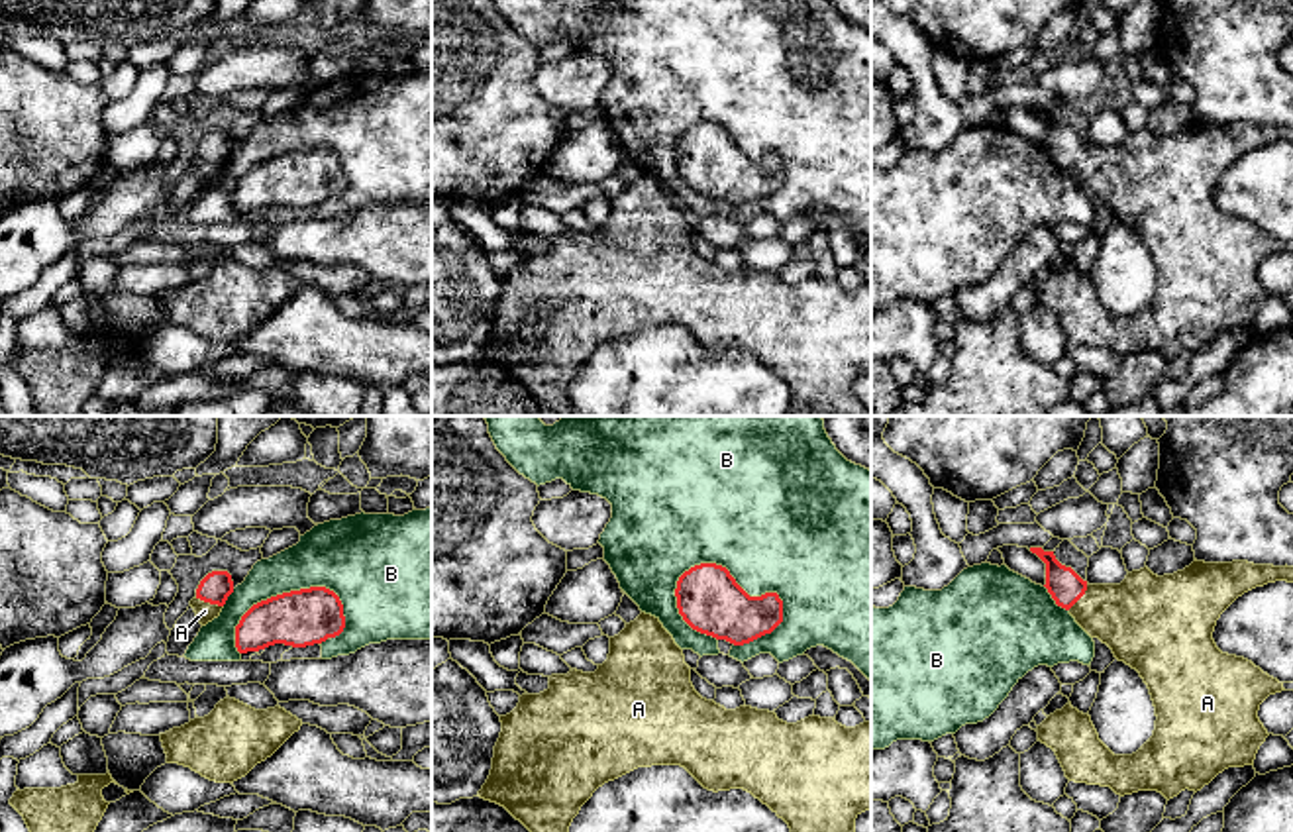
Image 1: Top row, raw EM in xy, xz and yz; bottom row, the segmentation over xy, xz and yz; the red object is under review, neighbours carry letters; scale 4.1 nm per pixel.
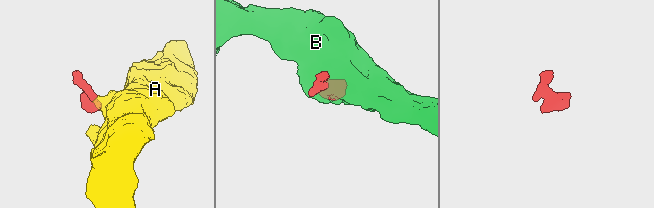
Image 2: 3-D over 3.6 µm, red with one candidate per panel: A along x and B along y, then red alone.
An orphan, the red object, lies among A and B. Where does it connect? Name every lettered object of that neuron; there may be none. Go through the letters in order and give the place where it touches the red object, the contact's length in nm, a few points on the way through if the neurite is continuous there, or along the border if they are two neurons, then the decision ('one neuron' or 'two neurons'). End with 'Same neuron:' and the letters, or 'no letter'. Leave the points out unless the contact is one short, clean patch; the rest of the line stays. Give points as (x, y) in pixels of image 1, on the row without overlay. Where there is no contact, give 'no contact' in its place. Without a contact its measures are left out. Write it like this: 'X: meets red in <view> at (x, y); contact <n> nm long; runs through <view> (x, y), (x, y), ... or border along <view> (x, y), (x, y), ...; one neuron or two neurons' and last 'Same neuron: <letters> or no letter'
A: meets red in xy at (208, 161); contact 130 nm long; runs through xy (214, 148), (208, 161), (205, 171); one neuron
B: meets red in xz at (736, 144); contact 480 nm long; two neurons
Same neuron: A

